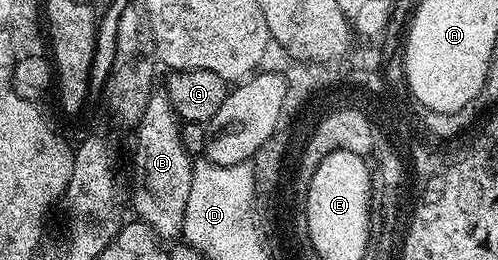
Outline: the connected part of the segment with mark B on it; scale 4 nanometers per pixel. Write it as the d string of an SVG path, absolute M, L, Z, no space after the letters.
M166 91L152 92L145 106L145 114L139 119L134 132L135 189L129 192L130 207L131 204L135 207L134 215L148 224L160 241L174 241L183 231L193 156L185 146L180 116L175 112Z

